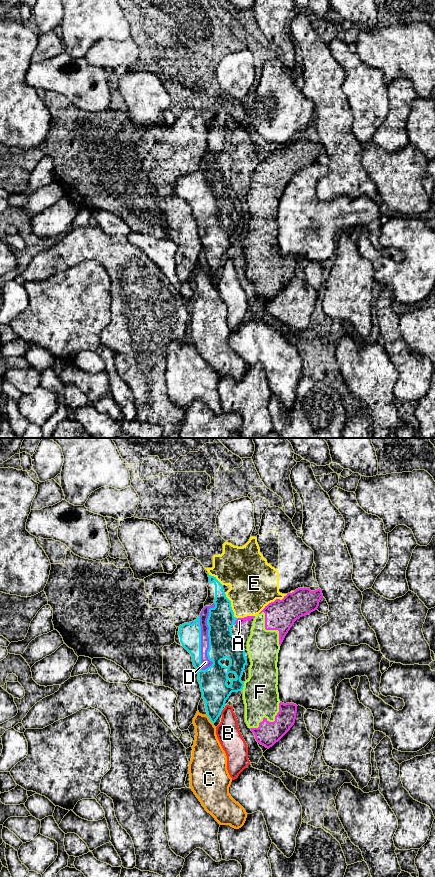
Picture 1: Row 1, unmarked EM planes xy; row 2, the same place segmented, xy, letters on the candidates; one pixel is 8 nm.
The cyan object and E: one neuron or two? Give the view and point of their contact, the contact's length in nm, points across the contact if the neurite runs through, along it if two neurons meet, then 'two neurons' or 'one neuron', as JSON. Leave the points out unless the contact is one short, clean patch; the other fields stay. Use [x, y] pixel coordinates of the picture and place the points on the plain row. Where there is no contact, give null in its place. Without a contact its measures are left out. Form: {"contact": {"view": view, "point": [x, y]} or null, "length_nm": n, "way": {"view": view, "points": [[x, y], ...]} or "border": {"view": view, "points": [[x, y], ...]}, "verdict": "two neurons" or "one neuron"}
{"contact": {"view": "xy", "point": [230, 158]}, "length_nm": 220, "verdict": "two neurons"}

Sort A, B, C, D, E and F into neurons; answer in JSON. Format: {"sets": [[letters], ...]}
{"sets": [["A", "F"], ["B"], ["C"], ["D"], ["E"]]}

